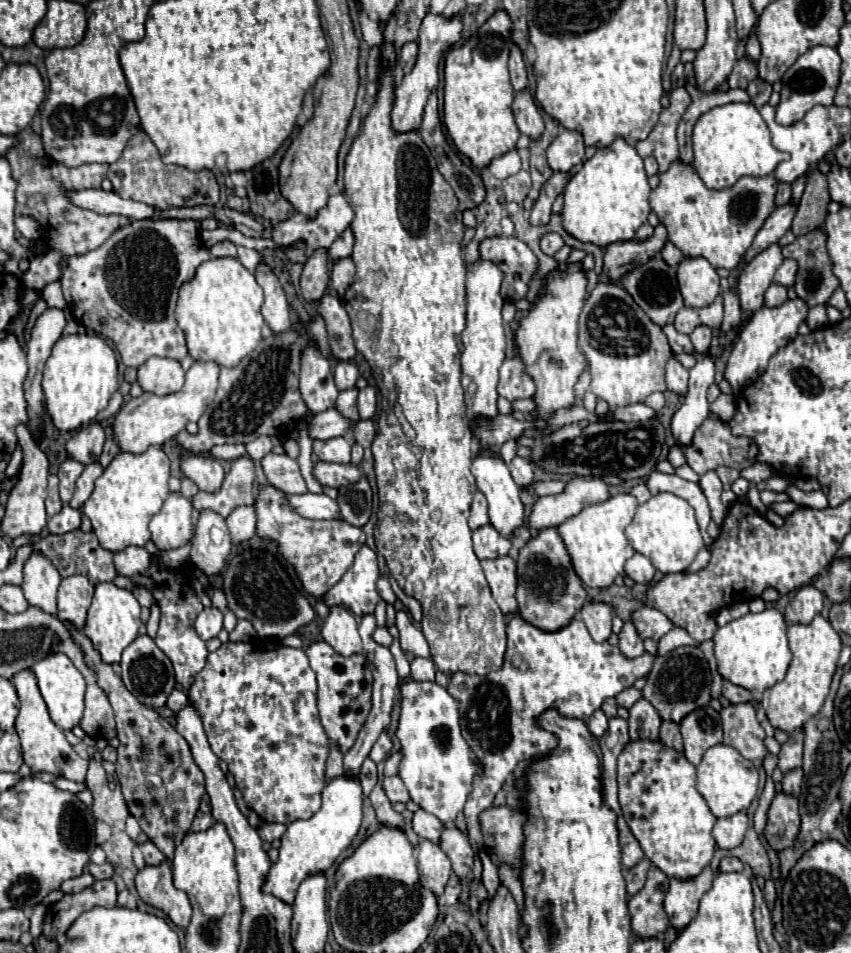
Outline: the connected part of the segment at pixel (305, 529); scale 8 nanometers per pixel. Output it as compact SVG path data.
M260 485L258 497L254 499L254 509L258 537L276 543L280 555L294 567L302 587L314 597L322 597L342 579L346 569L352 565L354 555L364 545L364 531L360 527L348 523L338 525L336 521L302 519L292 511L284 491L274 485Z

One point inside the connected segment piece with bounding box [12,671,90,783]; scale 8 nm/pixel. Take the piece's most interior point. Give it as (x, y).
(45, 748)

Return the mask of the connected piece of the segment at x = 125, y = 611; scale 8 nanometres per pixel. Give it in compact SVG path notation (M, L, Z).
M100 583L96 587L92 605L88 609L88 619L84 625L84 635L92 641L94 649L100 653L104 663L120 661L122 651L138 637L140 625L142 625L140 623L140 605L130 591L120 589L114 583Z

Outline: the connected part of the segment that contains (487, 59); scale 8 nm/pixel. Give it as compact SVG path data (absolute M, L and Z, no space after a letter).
M498 9L462 47L450 49L444 61L444 125L462 155L472 159L476 167L486 167L494 157L516 147L520 131L514 123L512 101L514 89L508 77L508 55L512 47L512 19L504 9Z

